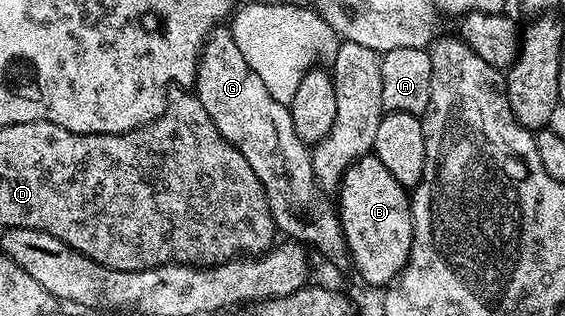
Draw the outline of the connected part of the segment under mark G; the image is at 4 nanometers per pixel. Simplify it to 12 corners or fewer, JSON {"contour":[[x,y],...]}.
{"contour":[[207,36],[193,92],[253,167],[276,230],[352,259],[308,142],[245,63]]}

